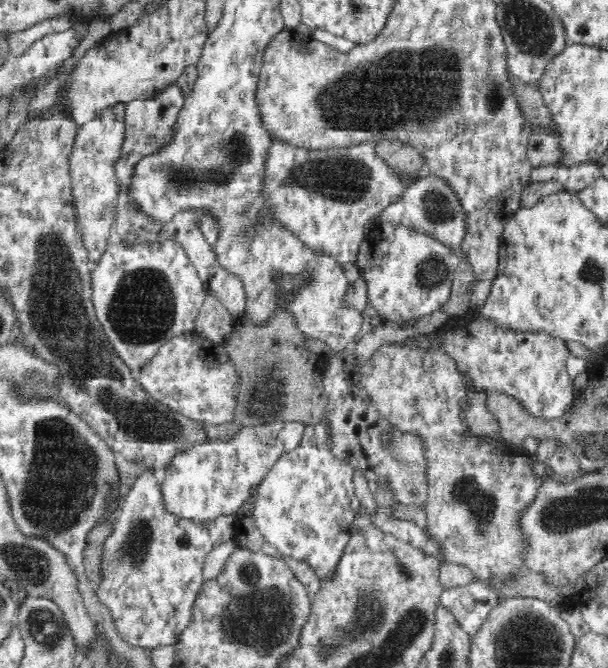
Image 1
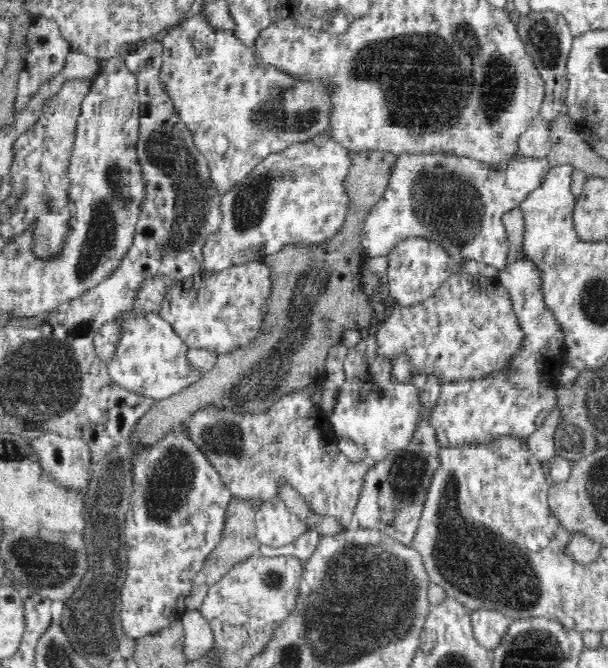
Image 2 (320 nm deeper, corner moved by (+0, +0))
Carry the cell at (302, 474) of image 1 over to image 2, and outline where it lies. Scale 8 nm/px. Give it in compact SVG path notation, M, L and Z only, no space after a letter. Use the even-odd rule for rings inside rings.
M270 498L257 510L256 535L262 545L274 549L291 544L304 532L311 530L306 519L293 513L280 498Z

